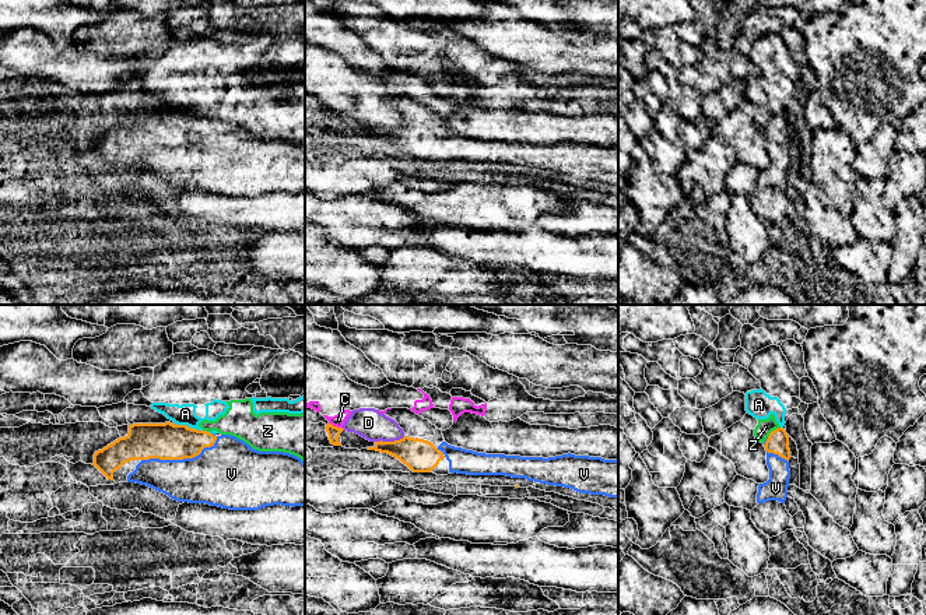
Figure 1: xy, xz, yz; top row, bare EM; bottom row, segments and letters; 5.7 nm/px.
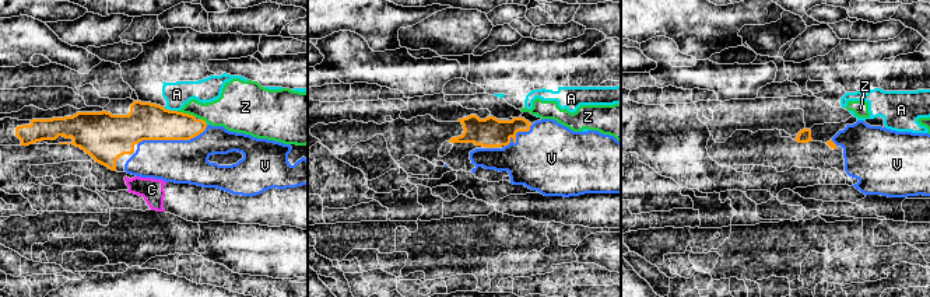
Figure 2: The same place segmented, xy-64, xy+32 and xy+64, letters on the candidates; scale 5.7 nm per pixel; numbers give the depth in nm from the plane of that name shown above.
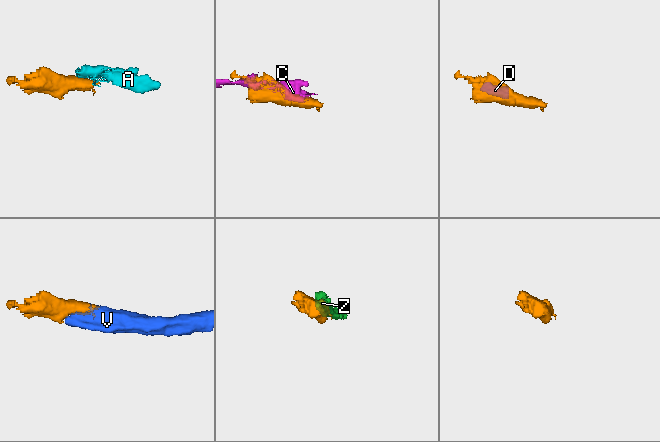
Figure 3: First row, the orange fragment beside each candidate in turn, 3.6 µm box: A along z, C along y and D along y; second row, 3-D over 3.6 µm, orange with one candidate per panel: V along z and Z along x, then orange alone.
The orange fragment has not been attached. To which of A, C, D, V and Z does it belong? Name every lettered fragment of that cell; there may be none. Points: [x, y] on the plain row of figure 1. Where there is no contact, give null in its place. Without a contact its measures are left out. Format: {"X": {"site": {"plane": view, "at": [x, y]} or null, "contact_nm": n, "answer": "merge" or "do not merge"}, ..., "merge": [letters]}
{"A": {"site": {"plane": "xy", "at": [182, 112]}, "contact_nm": 50, "answer": "do not merge"}, "C": {"site": {"plane": "xz", "at": [336, 113]}, "contact_nm": 90, "answer": "do not merge"}, "D": {"site": {"plane": "xz", "at": [389, 129]}, "contact_nm": 180, "answer": "do not merge"}, "V": {"site": {"plane": "xy", "at": [181, 146]}, "contact_nm": 460, "answer": "merge"}, "Z": {"site": {"plane": "yz", "at": [772, 118]}, "contact_nm": 100, "answer": "do not merge"}, "merge": ["V"]}

